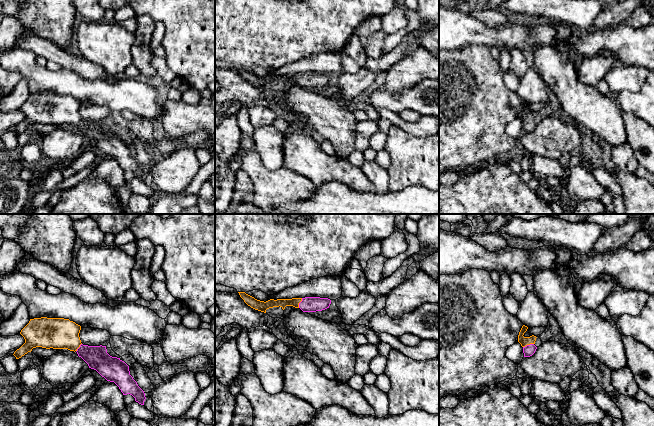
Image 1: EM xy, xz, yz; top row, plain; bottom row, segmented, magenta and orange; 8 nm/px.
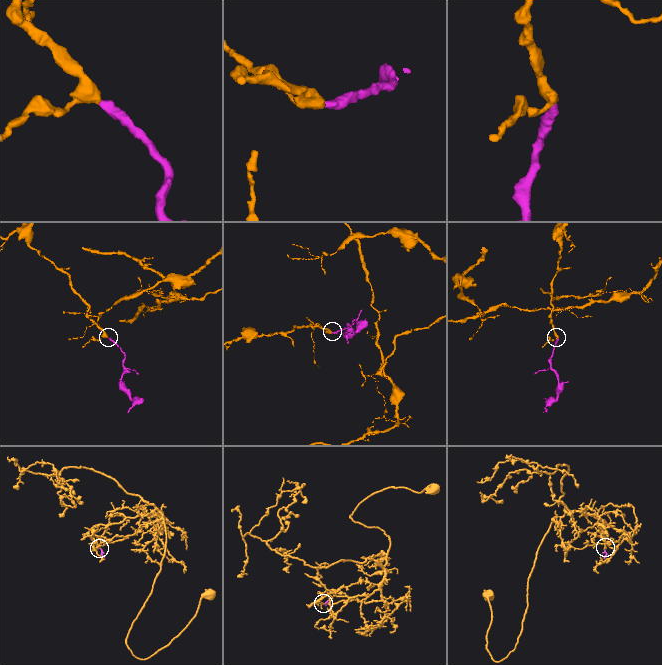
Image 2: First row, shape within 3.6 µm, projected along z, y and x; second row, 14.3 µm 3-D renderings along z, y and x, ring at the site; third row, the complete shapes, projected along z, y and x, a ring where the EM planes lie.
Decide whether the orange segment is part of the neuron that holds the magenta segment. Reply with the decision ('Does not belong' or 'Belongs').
Belongs

